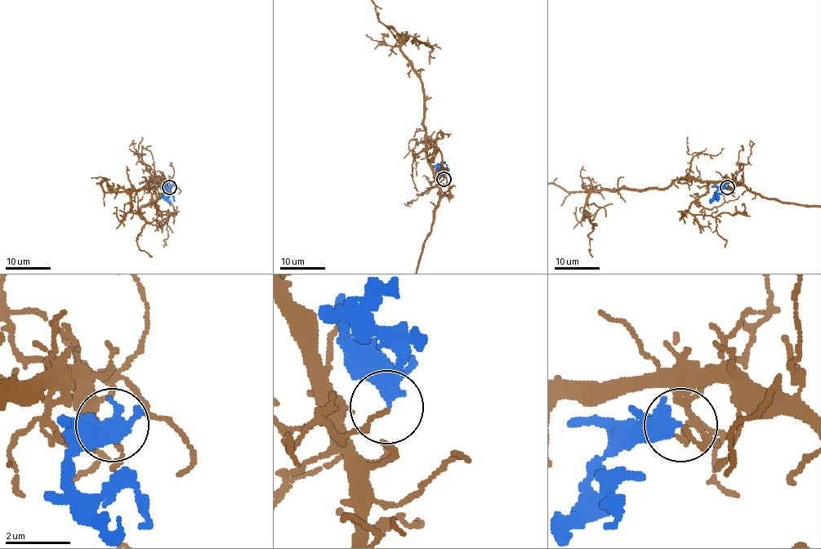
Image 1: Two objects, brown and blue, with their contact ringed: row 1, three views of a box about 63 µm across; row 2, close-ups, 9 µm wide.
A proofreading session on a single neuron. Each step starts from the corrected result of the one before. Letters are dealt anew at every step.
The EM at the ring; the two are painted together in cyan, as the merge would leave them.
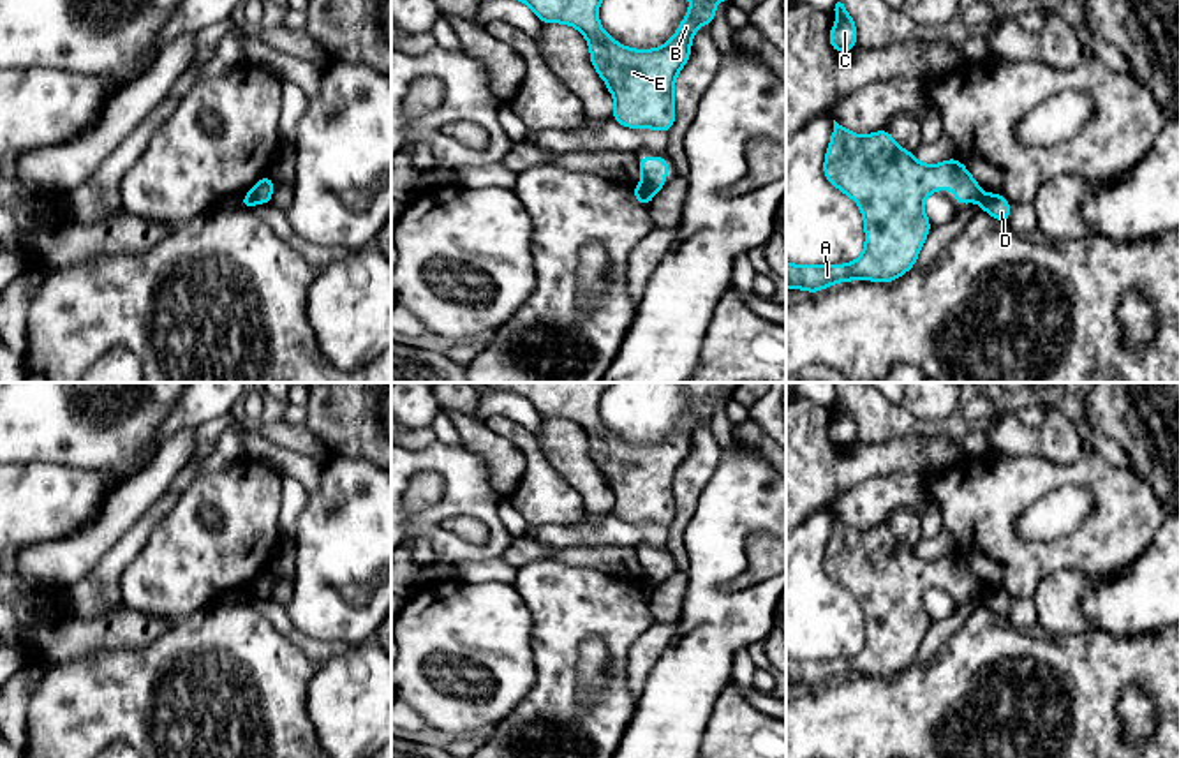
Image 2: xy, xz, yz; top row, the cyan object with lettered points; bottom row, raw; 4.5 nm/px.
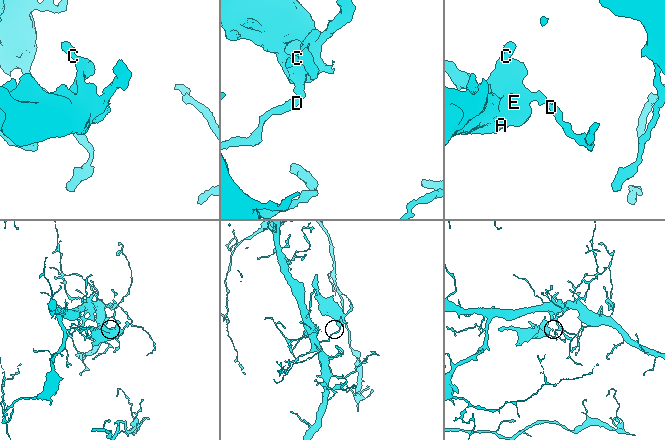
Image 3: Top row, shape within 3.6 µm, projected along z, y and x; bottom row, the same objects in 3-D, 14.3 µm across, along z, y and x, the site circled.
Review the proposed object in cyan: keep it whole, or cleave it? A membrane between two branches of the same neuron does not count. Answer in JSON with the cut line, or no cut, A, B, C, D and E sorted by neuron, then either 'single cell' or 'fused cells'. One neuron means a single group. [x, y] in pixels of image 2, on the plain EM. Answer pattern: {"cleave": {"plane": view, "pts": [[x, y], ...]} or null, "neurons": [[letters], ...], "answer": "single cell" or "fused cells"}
{"cleave": {"plane": "xz", "pts": [[644, 575], [654, 586]]}, "neurons": [["A", "B", "C", "E"], ["D"]], "answer": "fused cells"}

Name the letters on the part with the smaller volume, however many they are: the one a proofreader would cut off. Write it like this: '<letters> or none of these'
A, B, C, E

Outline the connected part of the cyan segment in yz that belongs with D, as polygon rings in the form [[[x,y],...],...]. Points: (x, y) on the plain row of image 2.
[[[982,589],[978,599],[996,615],[1008,619],[1010,615],[1010,596],[1001,589]]]

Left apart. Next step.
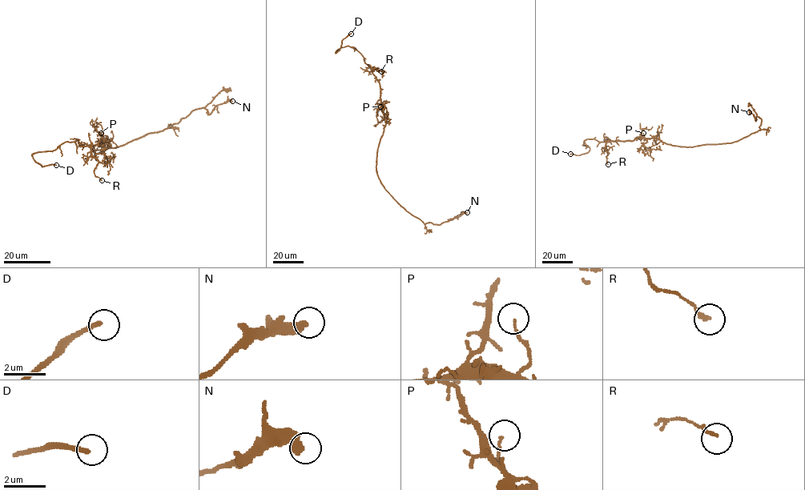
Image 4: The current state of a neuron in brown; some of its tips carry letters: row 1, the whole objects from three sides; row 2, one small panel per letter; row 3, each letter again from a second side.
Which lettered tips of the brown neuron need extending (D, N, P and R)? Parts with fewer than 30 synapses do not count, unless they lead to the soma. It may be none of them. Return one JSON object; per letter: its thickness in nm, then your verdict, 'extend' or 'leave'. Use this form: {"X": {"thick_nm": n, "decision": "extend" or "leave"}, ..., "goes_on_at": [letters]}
{"D": {"thick_nm": 200, "decision": "extend"}, "N": {"thick_nm": 420, "decision": "leave"}, "P": {"thick_nm": 110, "decision": "leave"}, "R": {"thick_nm": 150, "decision": "leave"}, "goes_on_at": ["D"]}

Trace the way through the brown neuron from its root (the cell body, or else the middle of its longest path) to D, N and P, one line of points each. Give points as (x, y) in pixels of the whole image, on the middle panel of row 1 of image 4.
D: (380, 141), (385, 119), (379, 82), (354, 47), (341, 47), (336, 53), (341, 41), (351, 34)
N: (380, 141), (377, 175), (385, 190), (407, 211), (424, 223), (439, 225), (467, 212)
P: (380, 141), (385, 124), (380, 106)

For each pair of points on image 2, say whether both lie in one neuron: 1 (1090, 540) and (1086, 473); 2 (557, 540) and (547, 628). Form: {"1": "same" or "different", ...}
{"1": "same", "2": "different"}

